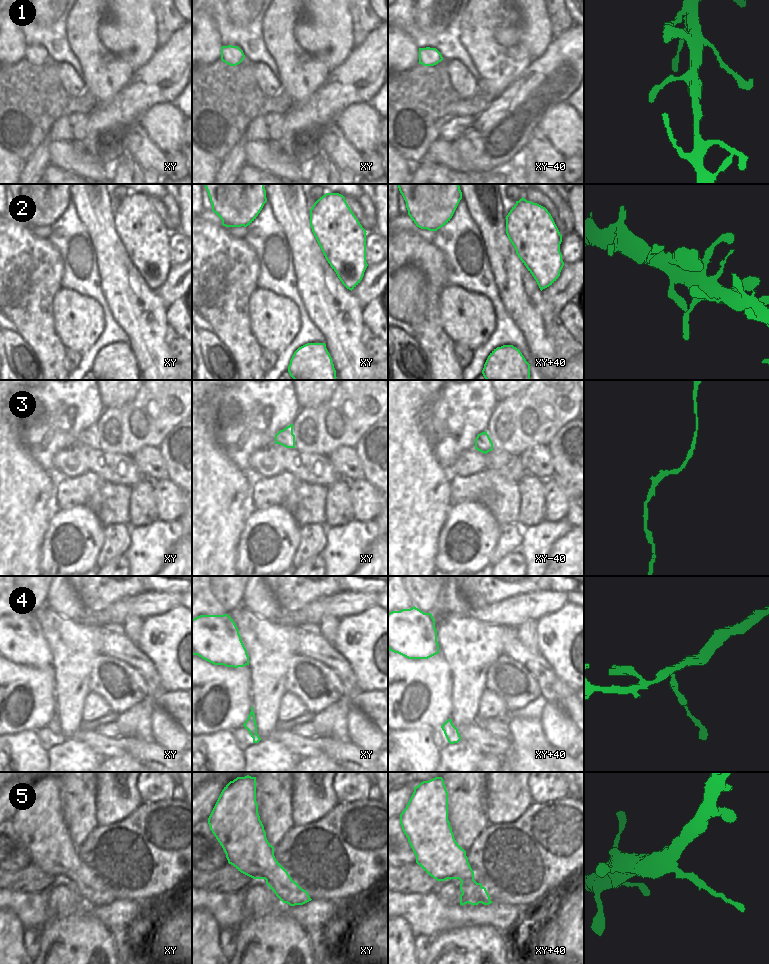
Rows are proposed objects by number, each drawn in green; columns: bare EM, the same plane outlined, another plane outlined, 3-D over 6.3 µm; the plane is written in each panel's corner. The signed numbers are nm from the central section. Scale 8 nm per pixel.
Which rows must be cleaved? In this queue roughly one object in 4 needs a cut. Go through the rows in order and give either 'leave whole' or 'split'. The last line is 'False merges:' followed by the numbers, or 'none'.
1: leave whole
2: leave whole
3: leave whole
4: split
5: split
False merges: 4, 5

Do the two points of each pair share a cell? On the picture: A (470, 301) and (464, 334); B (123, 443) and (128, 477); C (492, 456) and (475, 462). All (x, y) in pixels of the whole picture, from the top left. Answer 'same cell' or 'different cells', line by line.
A: same cell
B: different cells
C: different cells

